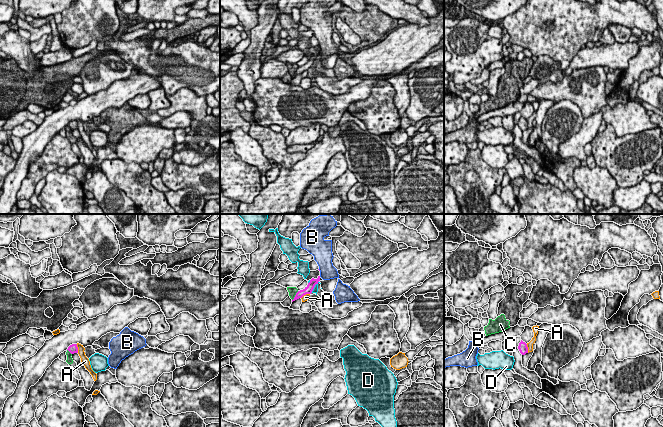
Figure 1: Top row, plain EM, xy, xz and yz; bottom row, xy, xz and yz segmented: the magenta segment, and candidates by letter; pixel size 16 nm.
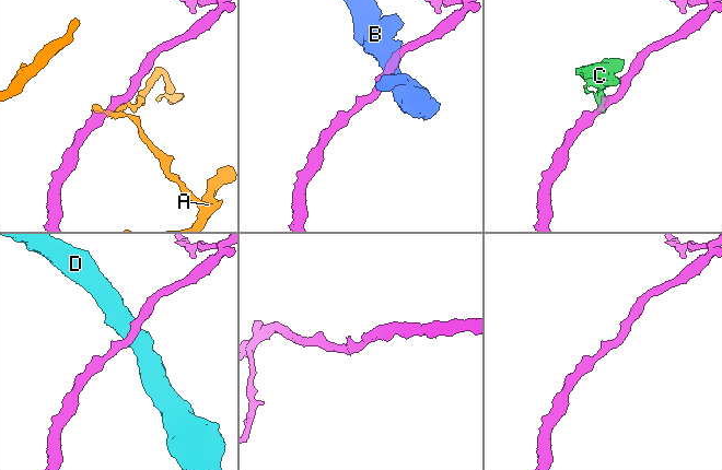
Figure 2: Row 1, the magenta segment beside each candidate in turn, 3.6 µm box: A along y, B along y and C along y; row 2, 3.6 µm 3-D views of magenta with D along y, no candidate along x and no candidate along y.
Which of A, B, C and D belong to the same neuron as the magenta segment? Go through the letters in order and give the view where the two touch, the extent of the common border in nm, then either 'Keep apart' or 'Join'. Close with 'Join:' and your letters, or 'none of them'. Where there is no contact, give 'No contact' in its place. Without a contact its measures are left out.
A: Touches magenta in xy. Shared border 150 nm. Keep apart
B: No contact. Keep apart
C: Touches magenta in xz. Shared border 190 nm. Keep apart
D: Touches magenta in xz. Shared border 220 nm. Keep apart
Join: none of them

